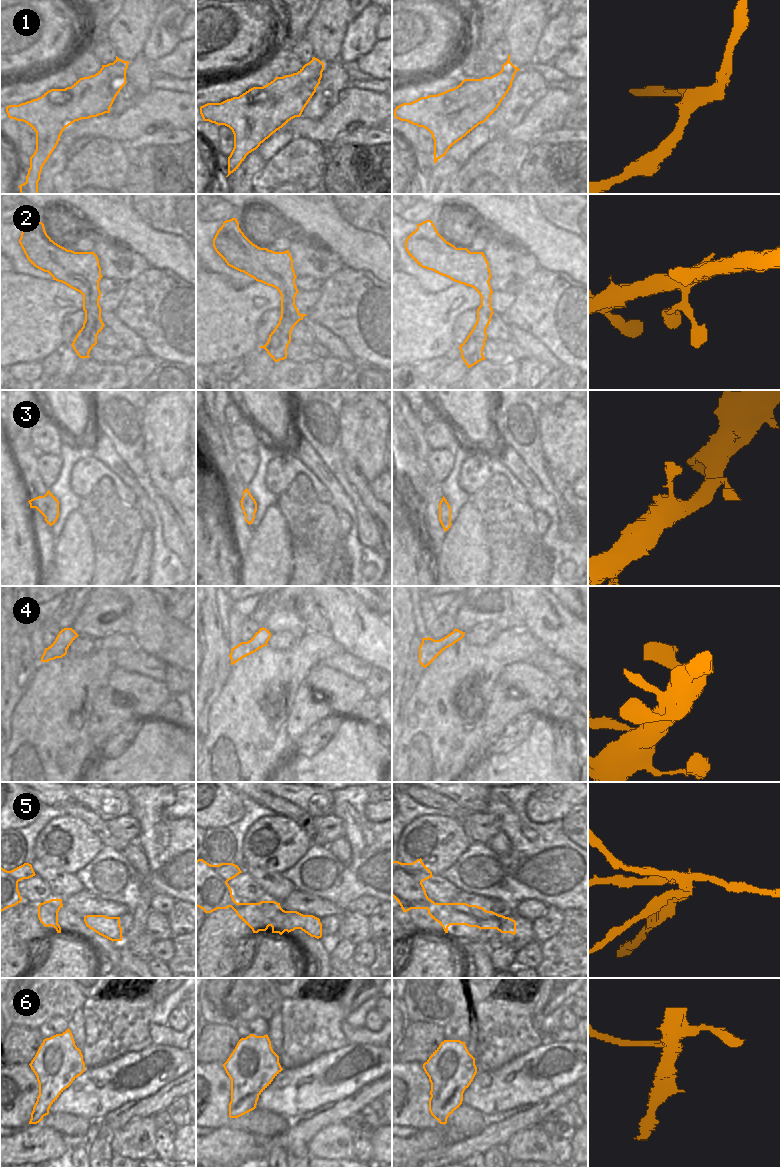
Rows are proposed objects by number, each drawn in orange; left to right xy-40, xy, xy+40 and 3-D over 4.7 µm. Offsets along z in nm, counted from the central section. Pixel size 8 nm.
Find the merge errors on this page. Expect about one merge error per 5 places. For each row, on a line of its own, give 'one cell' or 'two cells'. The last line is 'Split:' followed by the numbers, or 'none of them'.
1: one cell
2: one cell
3: one cell
4: one cell
5: two cells
6: one cell
Split: 5

